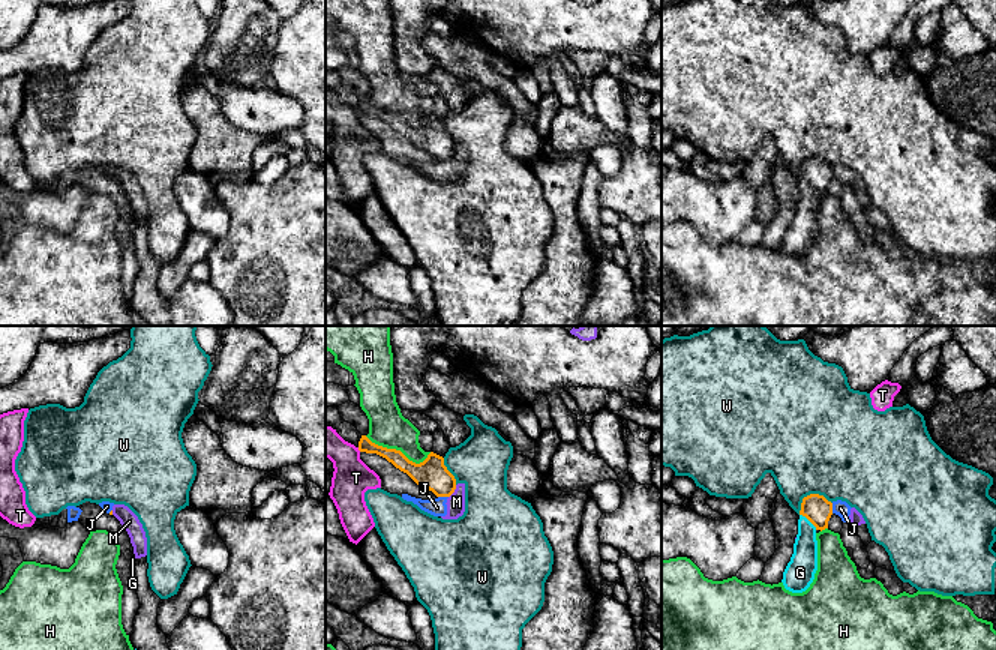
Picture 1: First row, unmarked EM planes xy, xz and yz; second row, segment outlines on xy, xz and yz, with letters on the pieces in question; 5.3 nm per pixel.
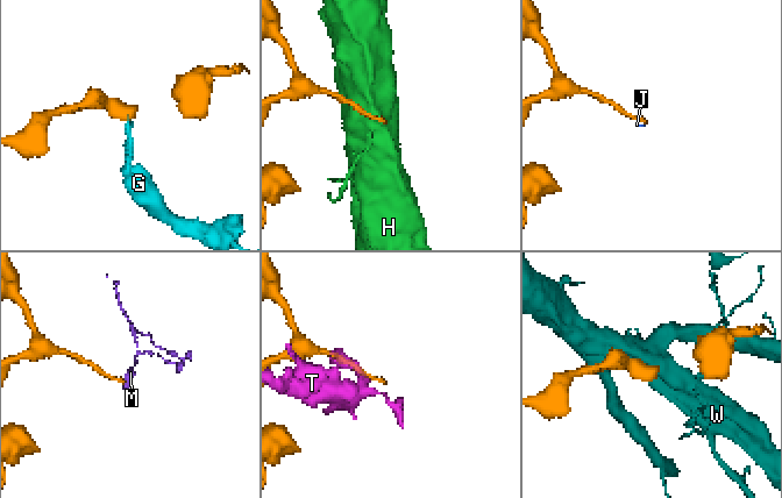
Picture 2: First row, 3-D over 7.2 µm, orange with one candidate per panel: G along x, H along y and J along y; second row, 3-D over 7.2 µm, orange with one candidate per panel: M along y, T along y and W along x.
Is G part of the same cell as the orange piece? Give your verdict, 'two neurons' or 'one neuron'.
one neuron

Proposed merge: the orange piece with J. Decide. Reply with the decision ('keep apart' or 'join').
keep apart

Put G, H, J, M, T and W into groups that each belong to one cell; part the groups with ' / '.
G / H / J M / T / W

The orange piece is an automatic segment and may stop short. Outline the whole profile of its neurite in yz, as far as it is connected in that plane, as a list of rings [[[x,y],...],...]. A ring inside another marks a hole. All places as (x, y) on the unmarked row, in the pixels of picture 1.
[[[810,158],[802,162],[794,218],[782,243],[786,254],[802,257],[813,246],[818,234],[816,195],[828,192],[831,179],[832,167],[824,159]]]

